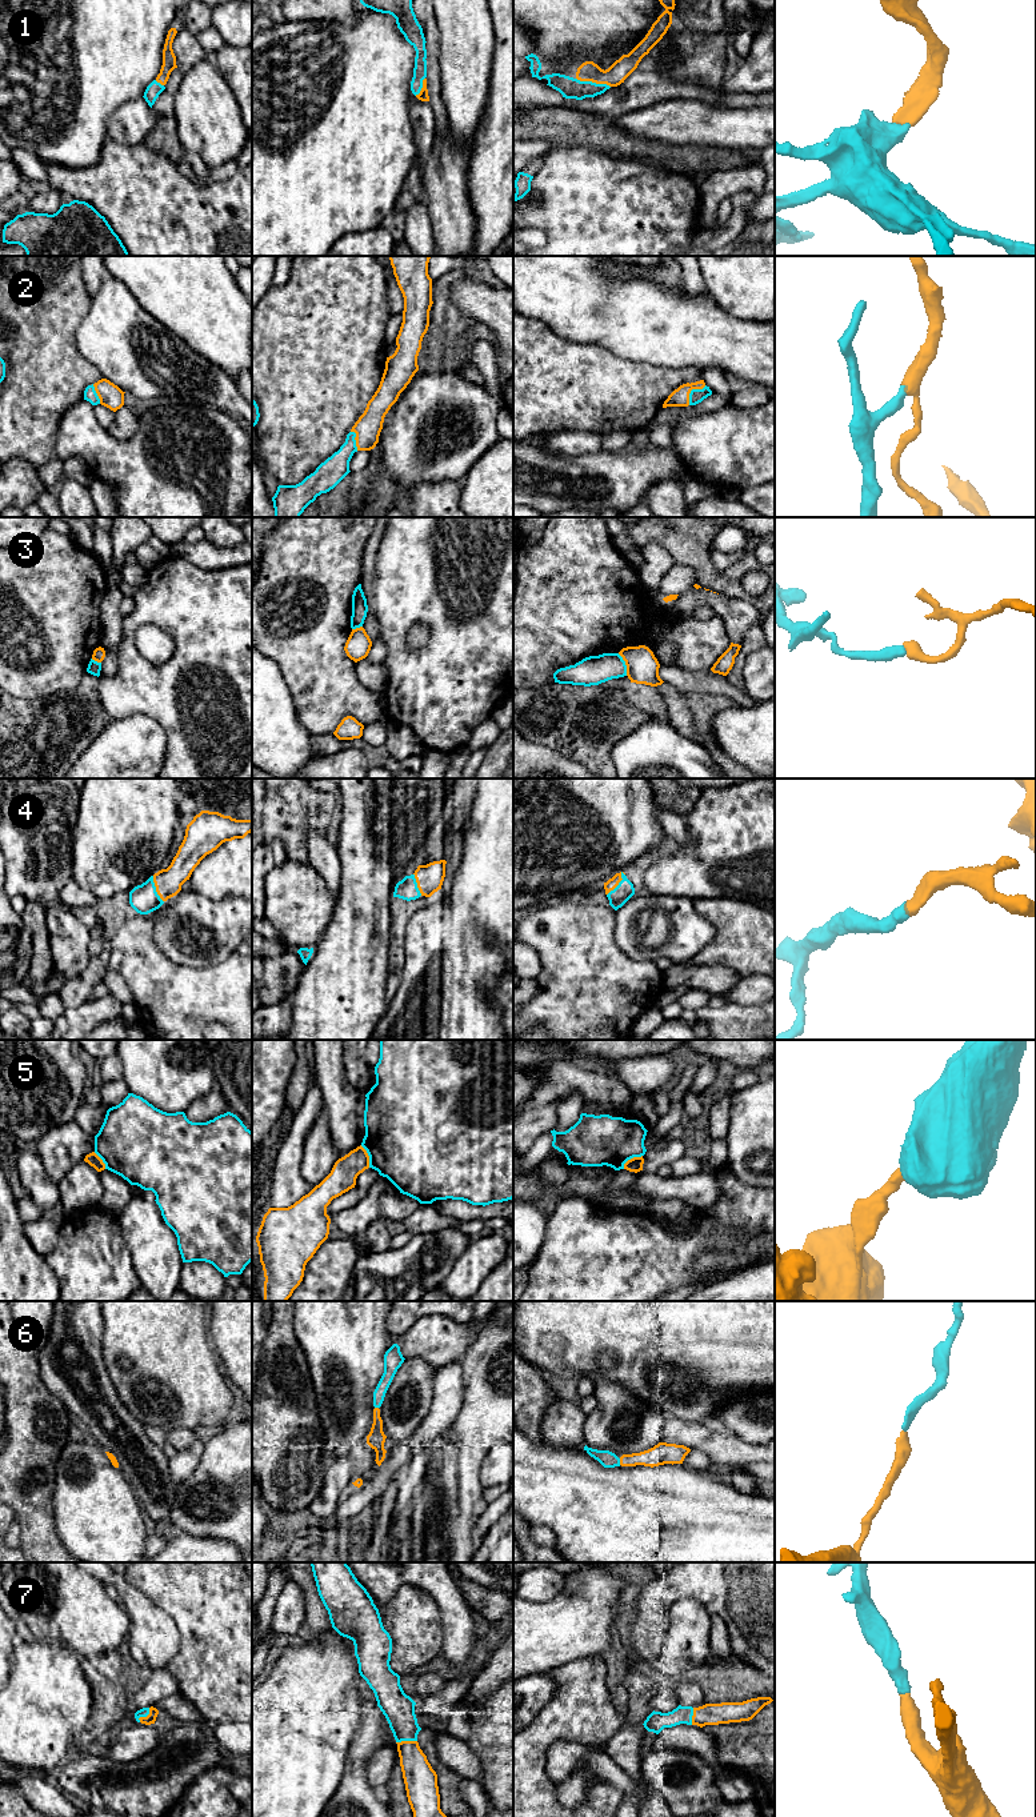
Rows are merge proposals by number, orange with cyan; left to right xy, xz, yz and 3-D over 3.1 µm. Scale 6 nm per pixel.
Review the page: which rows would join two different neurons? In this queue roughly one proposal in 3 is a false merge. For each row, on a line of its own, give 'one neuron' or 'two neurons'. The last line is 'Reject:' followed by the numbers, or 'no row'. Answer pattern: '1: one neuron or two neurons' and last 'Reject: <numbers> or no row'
1: one neuron
2: one neuron
3: two neurons
4: one neuron
5: two neurons
6: one neuron
7: one neuron
Reject: 3, 5

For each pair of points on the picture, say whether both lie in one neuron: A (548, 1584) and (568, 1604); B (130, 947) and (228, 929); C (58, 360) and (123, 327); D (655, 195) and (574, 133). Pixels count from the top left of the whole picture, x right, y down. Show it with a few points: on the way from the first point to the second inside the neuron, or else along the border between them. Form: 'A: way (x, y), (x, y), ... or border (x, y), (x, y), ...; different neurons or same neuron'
A: border (564, 1576), (554, 1597), (527, 1601); different neurons
B: border (151, 936), (152, 941), (176, 964); different neurons
C: border (82, 320), (76, 331), (76, 349), (100, 372); different neurons
D: border (567, 147), (590, 147), (611, 157), (628, 159); different neurons

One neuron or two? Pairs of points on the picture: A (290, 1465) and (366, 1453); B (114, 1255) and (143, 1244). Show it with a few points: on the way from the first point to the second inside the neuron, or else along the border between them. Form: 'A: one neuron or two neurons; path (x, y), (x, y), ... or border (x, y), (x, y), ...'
A: two neurons; border (322, 1429), (326, 1437), (326, 1457), (330, 1465)
B: two neurons; border (119, 1219), (122, 1237), (139, 1279)

